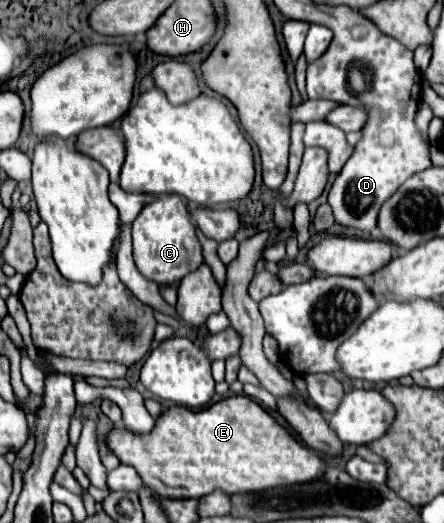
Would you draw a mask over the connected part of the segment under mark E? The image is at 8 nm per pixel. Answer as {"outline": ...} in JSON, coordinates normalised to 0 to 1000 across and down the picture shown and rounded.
{"outline":[[[518,757],[459,784],[383,776],[351,799],[351,811],[338,826],[302,830],[284,818],[252,818],[239,834],[239,849],[275,887],[293,887],[311,899],[315,914],[338,937],[360,948],[383,948],[387,956],[450,952],[486,933],[527,945],[622,933],[631,925],[671,925],[680,918],[716,914],[730,895],[730,883],[703,857],[667,845],[581,769],[559,757]]]}

